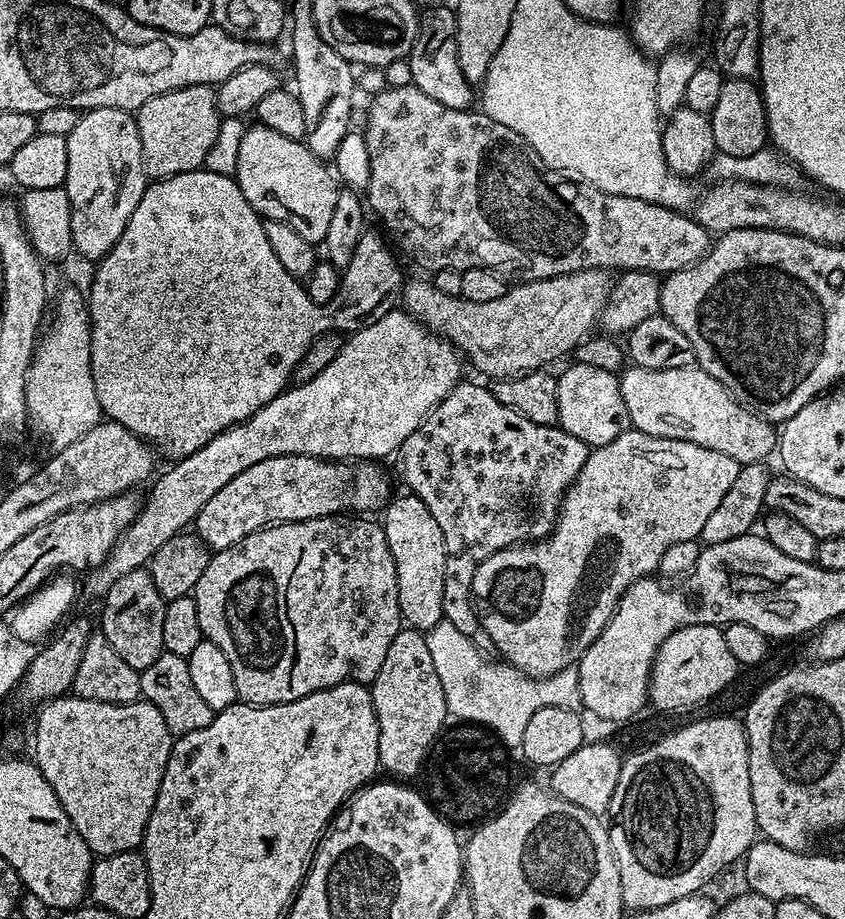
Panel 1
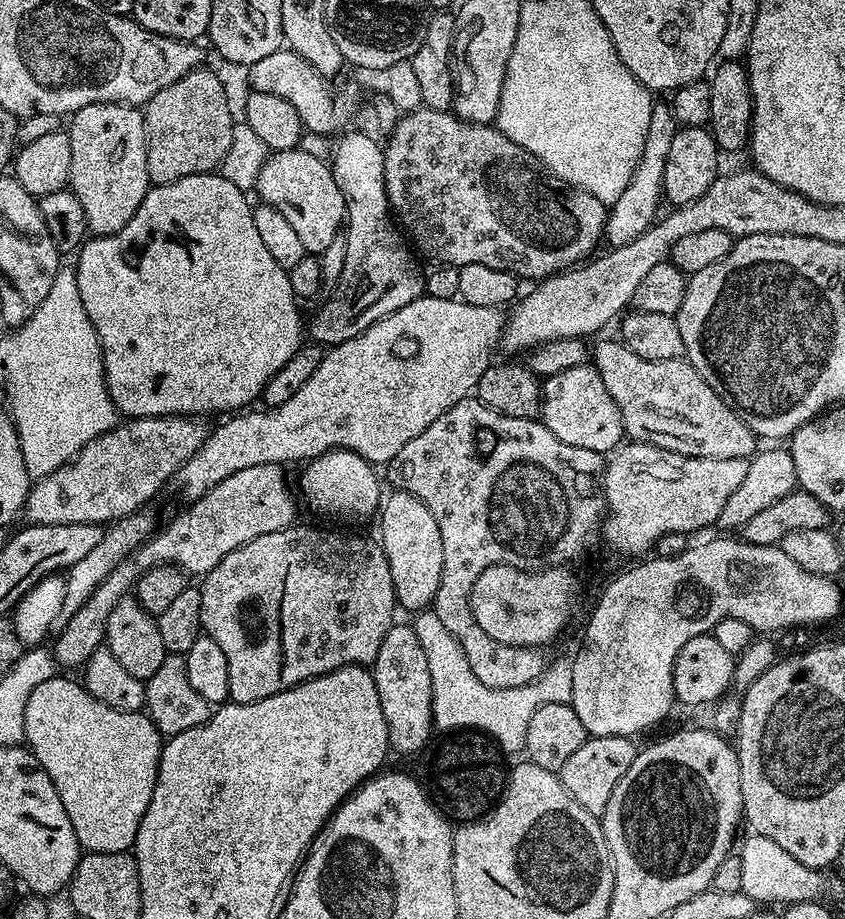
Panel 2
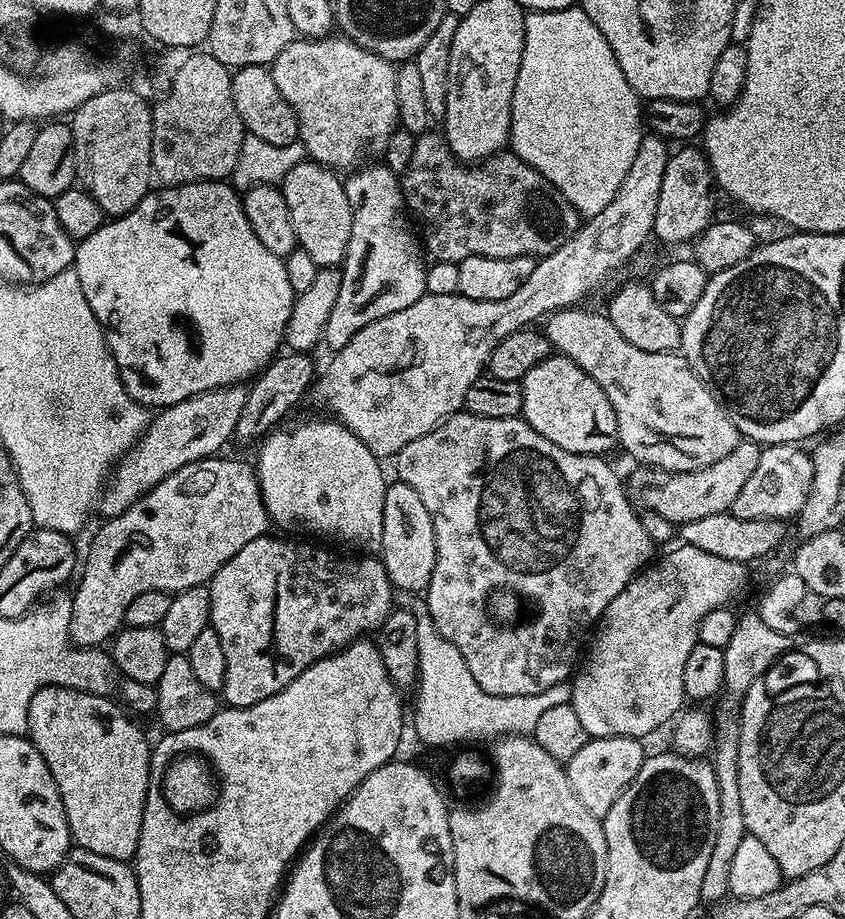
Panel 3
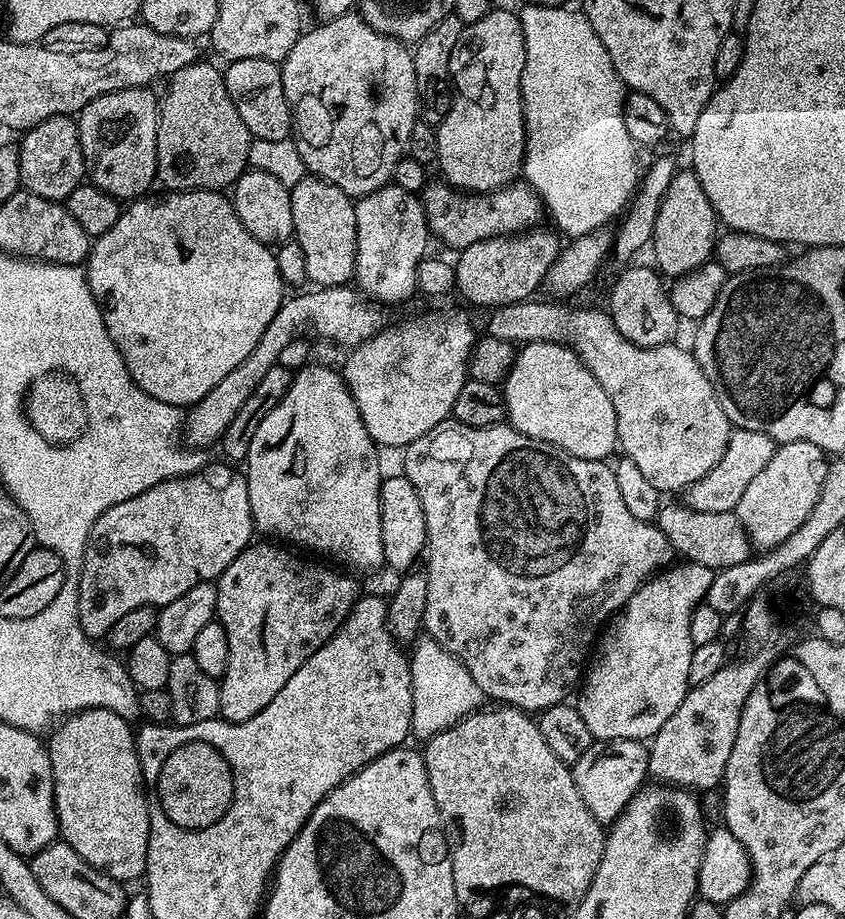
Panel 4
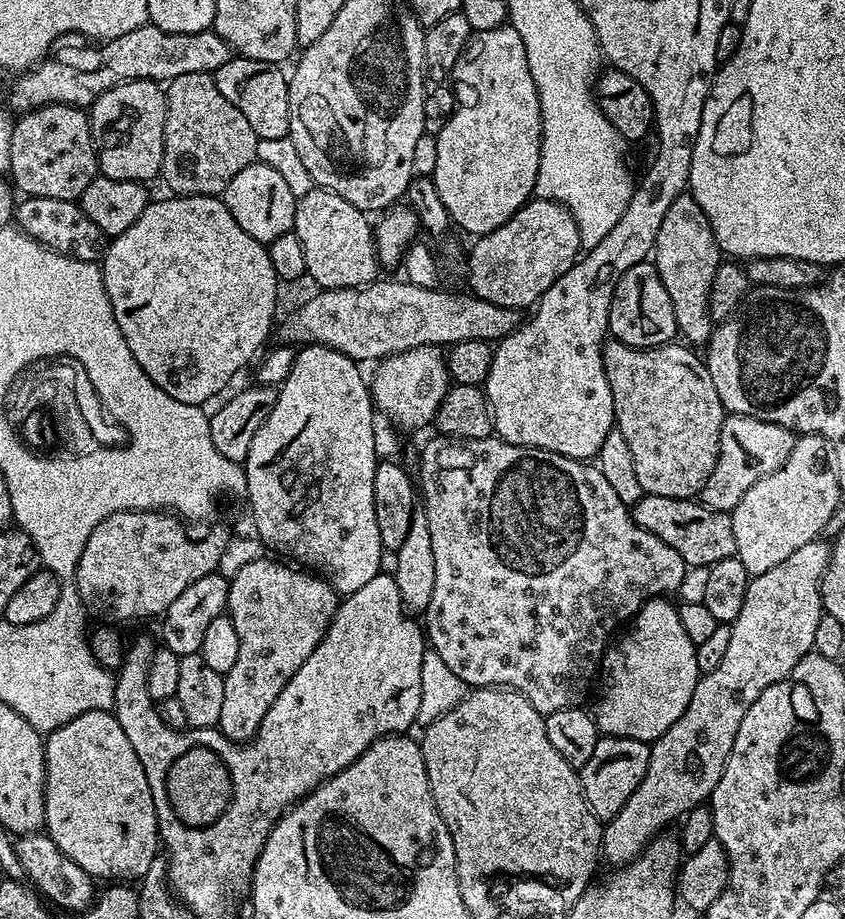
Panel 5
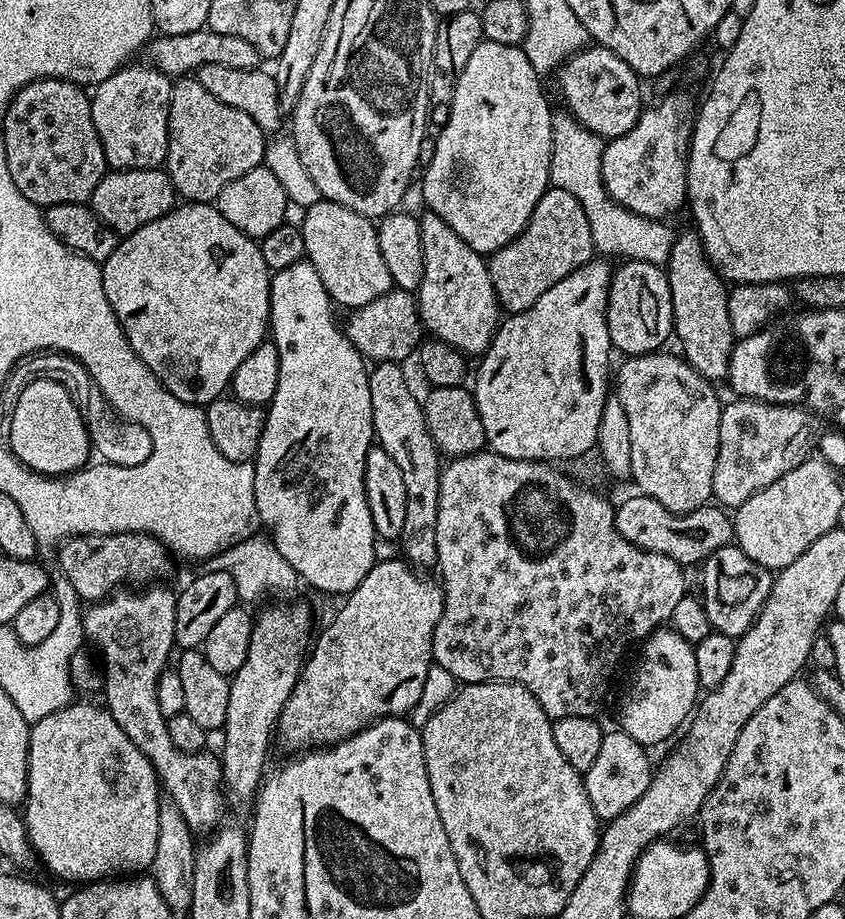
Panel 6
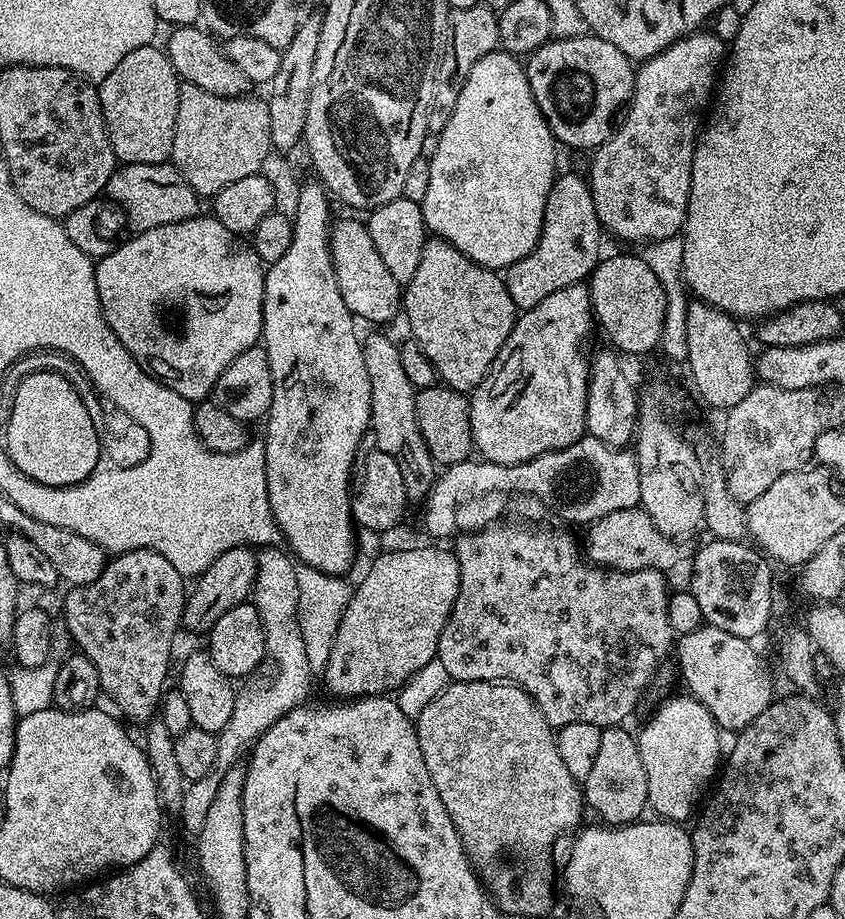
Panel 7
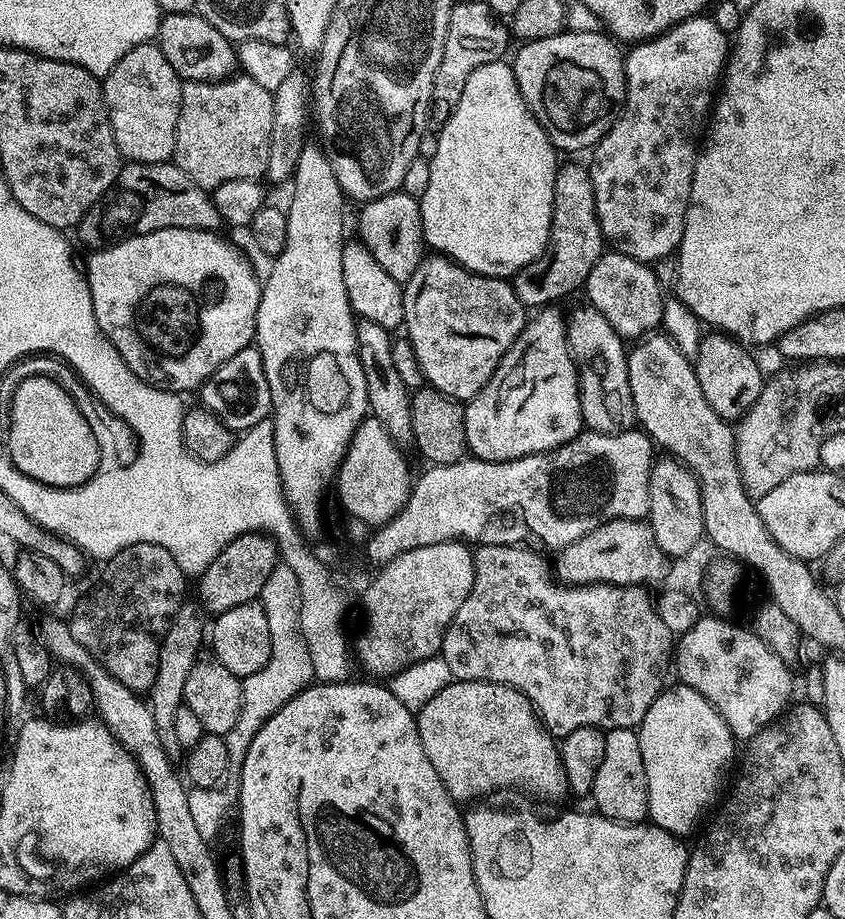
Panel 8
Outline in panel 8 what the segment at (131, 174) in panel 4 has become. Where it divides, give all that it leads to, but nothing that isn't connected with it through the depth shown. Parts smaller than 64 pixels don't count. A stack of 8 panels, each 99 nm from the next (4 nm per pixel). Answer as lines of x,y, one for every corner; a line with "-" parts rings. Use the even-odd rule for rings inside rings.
159,43
134,46
134,50
103,77
102,83
114,142
118,142
121,157
133,164
171,161
182,102
182,81
174,66
166,62
166,54
162,54

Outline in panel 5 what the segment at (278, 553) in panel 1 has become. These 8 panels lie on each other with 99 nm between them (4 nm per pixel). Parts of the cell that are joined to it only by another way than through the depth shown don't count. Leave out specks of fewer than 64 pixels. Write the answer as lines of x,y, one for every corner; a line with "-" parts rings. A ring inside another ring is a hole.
254,560
242,566
228,582
226,615
232,619
234,630
238,633
238,662
234,662
229,672
223,673
222,718
218,727
222,735
237,742
255,738
258,726
262,726
262,718
266,718
266,710
270,710
270,706
274,706
274,698
282,694
282,686
294,678
298,666
302,666
302,662
314,654
318,642
322,642
341,601
341,597
323,576
308,570
299,572
296,569
299,567
276,560

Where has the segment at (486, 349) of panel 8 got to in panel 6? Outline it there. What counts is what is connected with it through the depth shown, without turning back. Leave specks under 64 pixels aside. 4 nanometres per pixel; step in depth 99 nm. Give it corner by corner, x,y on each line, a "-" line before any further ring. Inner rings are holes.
421,211
422,282
416,289
416,307
420,310
420,323
437,340
454,346
469,357
479,357
488,349
488,343
502,319
502,309
490,282
487,259
476,252
438,214

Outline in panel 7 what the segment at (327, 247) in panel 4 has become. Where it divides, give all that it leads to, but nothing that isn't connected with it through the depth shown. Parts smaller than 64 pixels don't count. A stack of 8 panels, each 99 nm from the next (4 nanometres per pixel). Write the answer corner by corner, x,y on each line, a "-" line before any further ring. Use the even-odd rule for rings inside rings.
340,220
331,225
328,238
334,274
338,278
338,290
342,290
342,302
352,311
353,317
369,320
372,326
384,326
402,312
402,285
394,282
390,270
378,258
374,241
370,239
367,223
356,220

